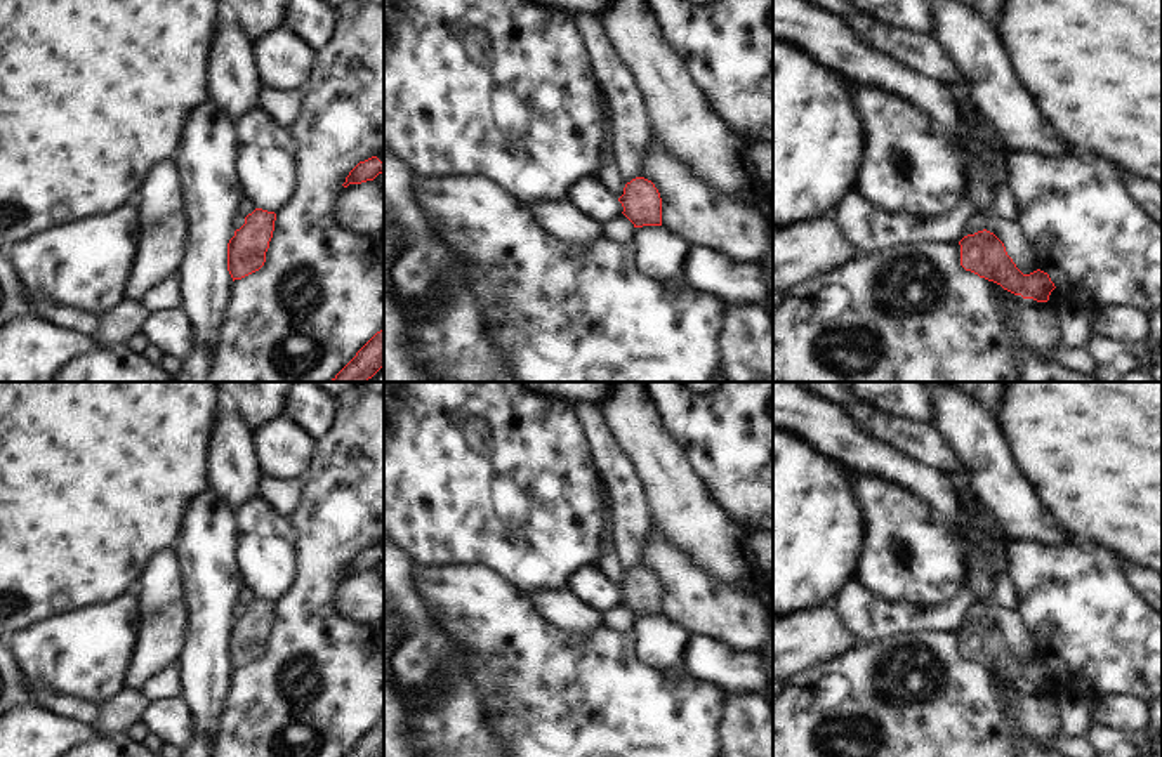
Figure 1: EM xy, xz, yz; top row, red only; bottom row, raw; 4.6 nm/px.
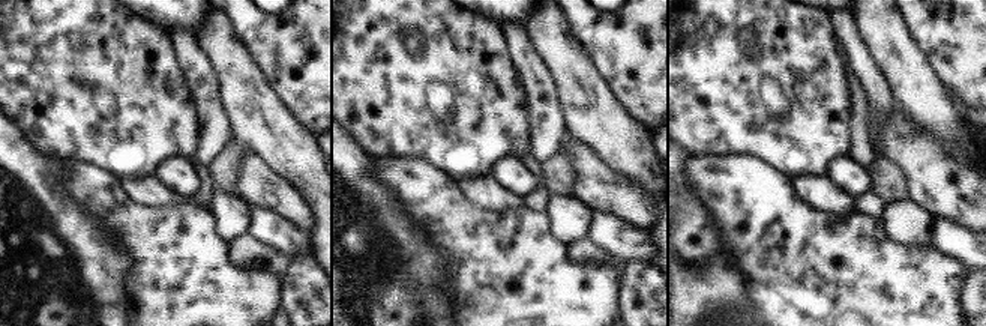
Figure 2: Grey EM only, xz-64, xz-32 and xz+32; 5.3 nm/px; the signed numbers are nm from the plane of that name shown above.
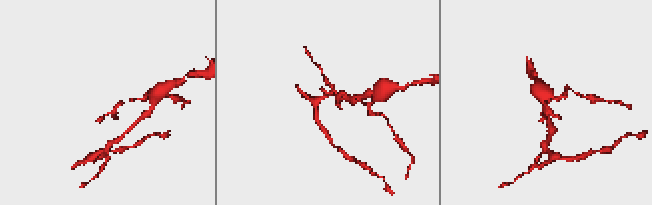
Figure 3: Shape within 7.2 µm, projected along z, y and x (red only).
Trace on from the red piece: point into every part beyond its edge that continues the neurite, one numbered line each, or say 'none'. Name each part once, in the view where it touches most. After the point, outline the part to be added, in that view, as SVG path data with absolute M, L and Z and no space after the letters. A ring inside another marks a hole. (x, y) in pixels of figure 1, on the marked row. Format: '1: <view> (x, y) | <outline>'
none

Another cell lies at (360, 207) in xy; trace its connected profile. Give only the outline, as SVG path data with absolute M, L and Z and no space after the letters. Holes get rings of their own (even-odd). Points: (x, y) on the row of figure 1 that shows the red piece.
M373 181L349 184L333 201L333 219L358 234L380 238L384 191Z

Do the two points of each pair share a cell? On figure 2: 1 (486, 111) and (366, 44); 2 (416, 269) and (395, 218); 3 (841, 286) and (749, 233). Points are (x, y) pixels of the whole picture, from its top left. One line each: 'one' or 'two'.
1: one
2: one
3: one

